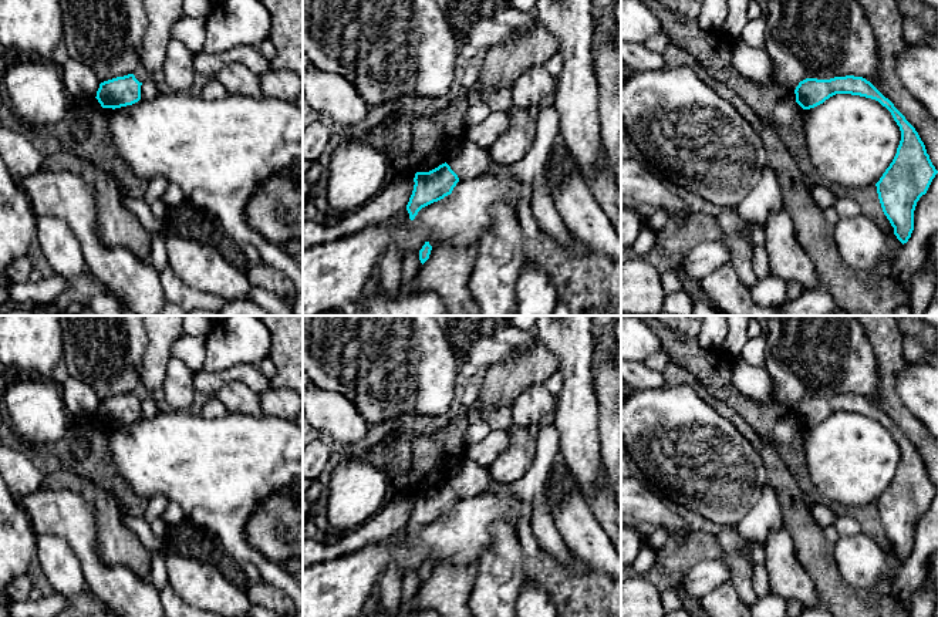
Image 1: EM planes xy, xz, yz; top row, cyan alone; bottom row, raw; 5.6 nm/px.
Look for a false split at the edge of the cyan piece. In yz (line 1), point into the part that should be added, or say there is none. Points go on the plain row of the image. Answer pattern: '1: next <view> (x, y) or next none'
1: next none

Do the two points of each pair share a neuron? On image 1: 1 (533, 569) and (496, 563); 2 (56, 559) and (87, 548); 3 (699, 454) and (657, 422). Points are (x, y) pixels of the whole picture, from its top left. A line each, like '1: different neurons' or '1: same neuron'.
1: different neurons
2: different neurons
3: same neuron

